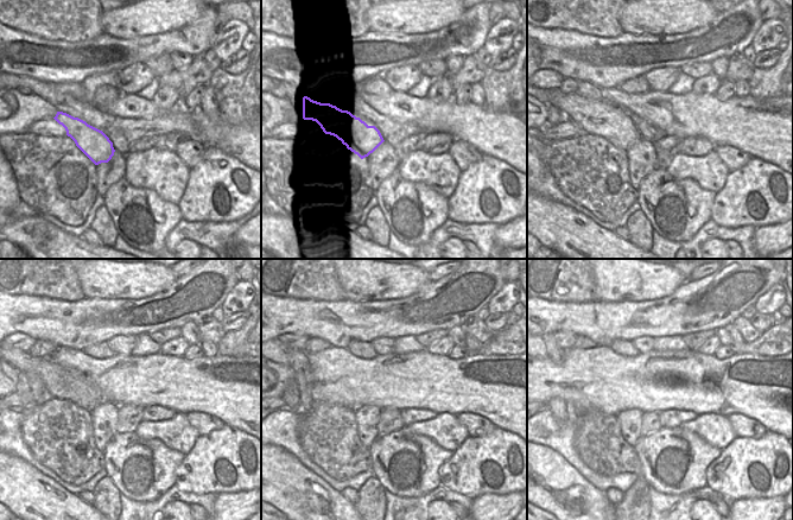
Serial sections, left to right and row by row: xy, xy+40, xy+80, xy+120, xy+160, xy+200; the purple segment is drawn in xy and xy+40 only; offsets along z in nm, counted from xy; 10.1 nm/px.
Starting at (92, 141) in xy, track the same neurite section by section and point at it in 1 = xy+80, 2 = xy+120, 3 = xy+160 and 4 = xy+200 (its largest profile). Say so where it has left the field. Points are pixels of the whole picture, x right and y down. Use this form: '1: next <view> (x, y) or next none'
1: next xy+80 (610, 121)
2: next xy+120 (63, 384)
3: next xy+160 (298, 361)
4: next xy+200 (558, 360)

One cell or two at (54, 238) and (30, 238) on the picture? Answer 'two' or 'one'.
one

